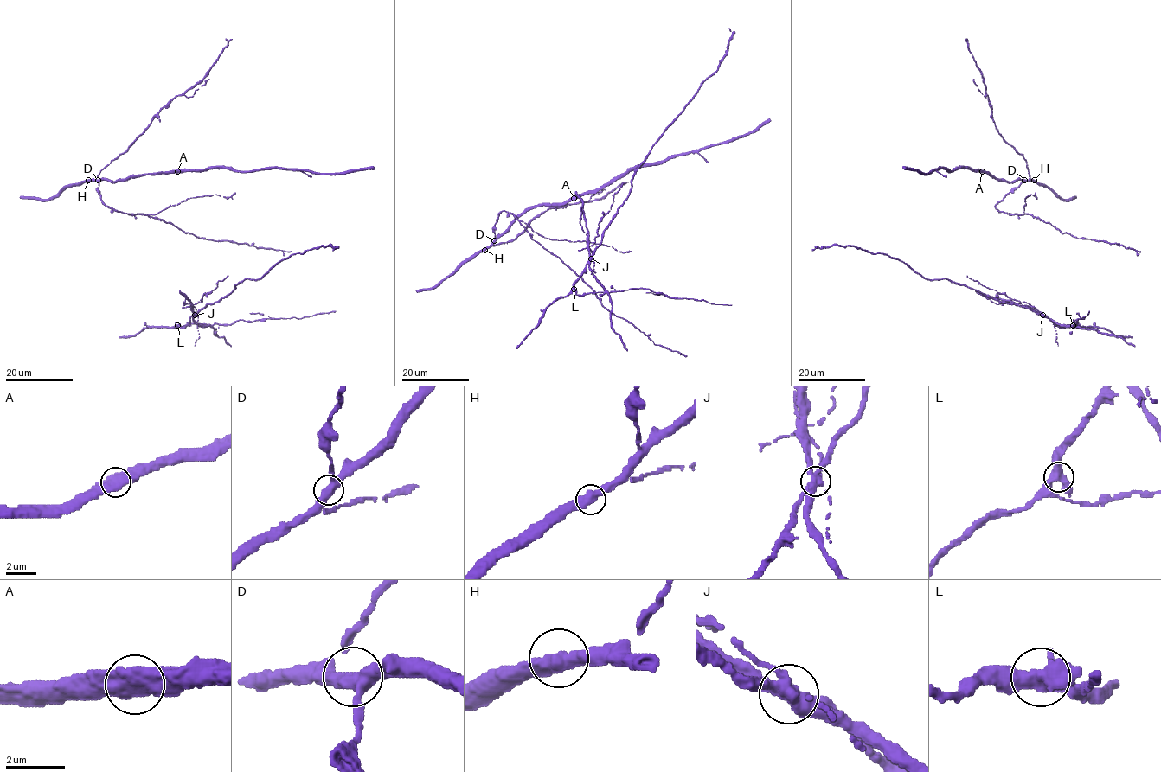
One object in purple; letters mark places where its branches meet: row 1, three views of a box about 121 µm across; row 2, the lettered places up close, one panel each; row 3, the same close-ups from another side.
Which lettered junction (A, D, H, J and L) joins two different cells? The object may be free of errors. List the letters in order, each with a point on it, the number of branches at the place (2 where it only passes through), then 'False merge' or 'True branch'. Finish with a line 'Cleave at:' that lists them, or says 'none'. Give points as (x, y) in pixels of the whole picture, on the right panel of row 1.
A: Place: (982, 171). Branches: 2. True branch
D: Place: (1024, 180). Branches: 3. True branch
H: Place: (1034, 180). Branches: 2. True branch
J: Place: (1042, 315). Branches: 4. False merge
L: Place: (1073, 325). Branches: 4. True branch
Cleave at: J

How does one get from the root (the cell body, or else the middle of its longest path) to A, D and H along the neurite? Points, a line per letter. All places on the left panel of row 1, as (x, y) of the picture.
A: (158, 219), (108, 207), (99, 193), (99, 181), (177, 171)
D: (158, 219), (144, 214), (124, 213), (108, 207), (102, 202), (99, 193), (98, 180)
H: (158, 219), (144, 214), (124, 213), (108, 207), (102, 202), (99, 193), (99, 181), (88, 180)

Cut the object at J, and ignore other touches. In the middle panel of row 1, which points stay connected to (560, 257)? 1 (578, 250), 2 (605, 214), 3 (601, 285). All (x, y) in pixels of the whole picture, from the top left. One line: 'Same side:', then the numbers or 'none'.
Same side: none

